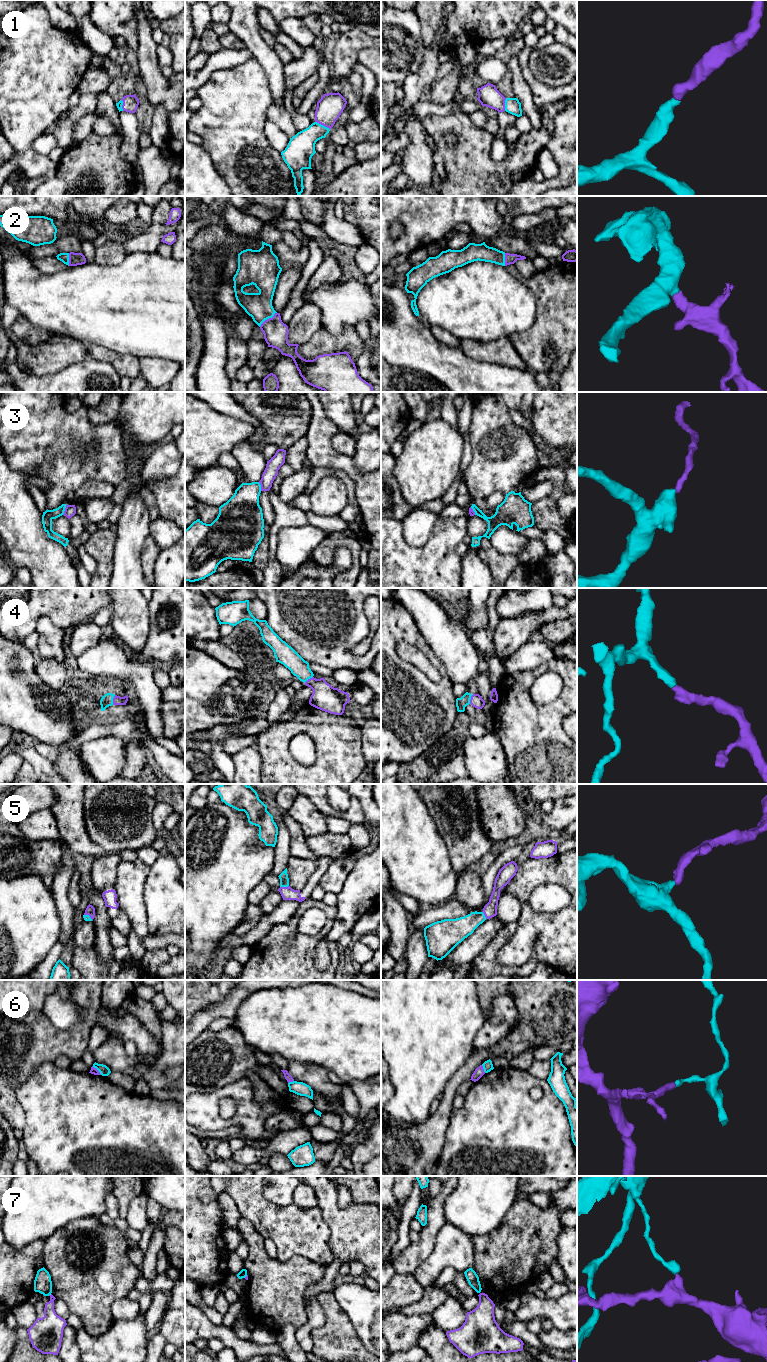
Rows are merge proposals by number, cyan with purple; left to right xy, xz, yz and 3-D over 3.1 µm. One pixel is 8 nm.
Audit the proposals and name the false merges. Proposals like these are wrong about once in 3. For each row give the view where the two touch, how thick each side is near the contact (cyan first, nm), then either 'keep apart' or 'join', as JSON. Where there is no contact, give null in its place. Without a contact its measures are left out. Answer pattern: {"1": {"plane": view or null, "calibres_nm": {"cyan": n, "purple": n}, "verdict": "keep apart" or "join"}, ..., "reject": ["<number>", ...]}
{"1": {"plane": "xz", "calibres_nm": {"cyan": 220, "purple": 200}, "verdict": "join"}, "2": {"plane": "xz", "calibres_nm": {"cyan": 200, "purple": 190}, "verdict": "join"}, "3": {"plane": "xy", "calibres_nm": {"cyan": 90, "purple": 90}, "verdict": "keep apart"}, "4": {"plane": "xy", "calibres_nm": {"cyan": 100, "purple": 80}, "verdict": "join"}, "5": {"plane": "xz", "calibres_nm": {"cyan": 80, "purple": 110}, "verdict": "join"}, "6": {"plane": "yz", "calibres_nm": {"cyan": 80, "purple": 80}, "verdict": "keep apart"}, "7": {"plane": "xy", "calibres_nm": {"cyan": 140, "purple": 190}, "verdict": "keep apart"}, "reject": ["3", "6", "7"]}

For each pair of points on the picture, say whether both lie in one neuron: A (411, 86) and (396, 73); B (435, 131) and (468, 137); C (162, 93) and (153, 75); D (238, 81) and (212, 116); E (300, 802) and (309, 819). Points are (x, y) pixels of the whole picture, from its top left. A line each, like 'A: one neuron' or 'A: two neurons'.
A: two neurons
B: one neuron
C: one neuron
D: one neuron
E: one neuron

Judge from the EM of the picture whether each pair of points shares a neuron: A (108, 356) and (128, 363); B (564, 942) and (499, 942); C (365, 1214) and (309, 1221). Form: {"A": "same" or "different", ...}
{"A": "same", "B": "different", "C": "different"}

